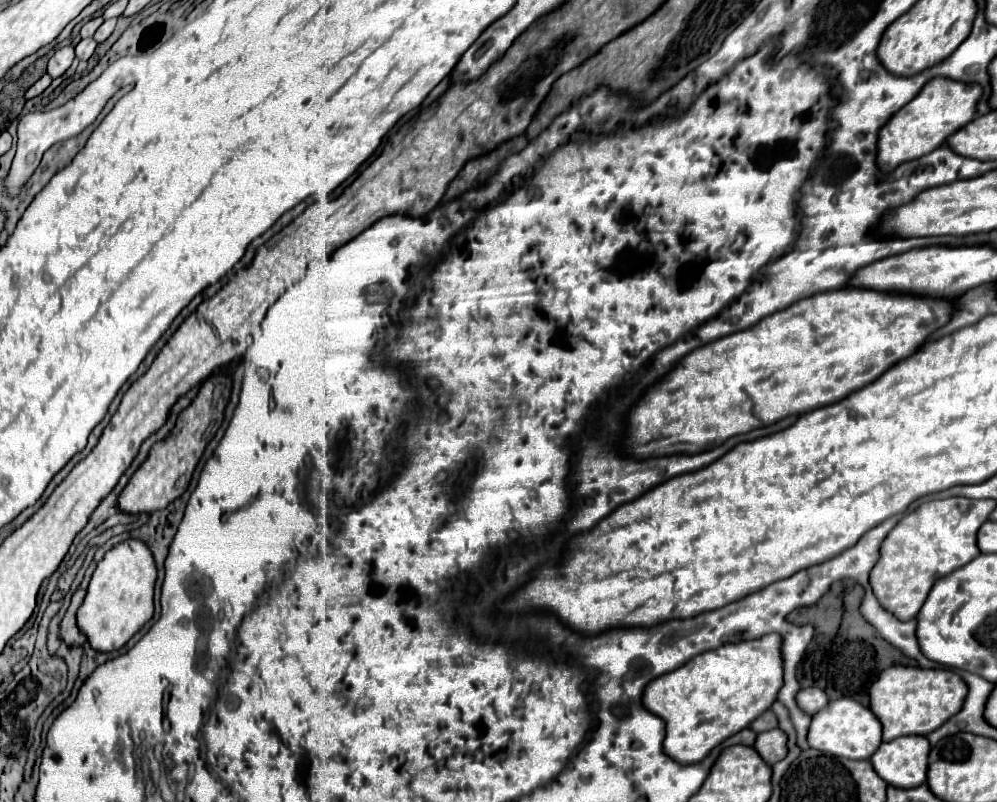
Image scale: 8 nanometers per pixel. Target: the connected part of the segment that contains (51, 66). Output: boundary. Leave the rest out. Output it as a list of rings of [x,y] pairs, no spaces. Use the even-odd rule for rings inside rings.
[[[63,46],[59,50],[55,50],[55,54],[49,58],[49,64],[47,64],[47,74],[51,78],[59,78],[65,74],[65,70],[71,66],[75,58],[75,52],[71,46]]]

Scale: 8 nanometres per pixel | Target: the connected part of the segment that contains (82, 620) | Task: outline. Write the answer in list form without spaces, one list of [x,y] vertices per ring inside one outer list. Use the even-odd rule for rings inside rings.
[[[129,538],[105,554],[93,572],[85,602],[77,612],[79,628],[89,636],[87,640],[95,650],[109,652],[121,648],[145,622],[151,620],[155,580],[157,566],[153,552],[143,540]]]

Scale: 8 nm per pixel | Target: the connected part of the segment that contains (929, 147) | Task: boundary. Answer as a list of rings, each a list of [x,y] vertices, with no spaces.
[[[933,78],[929,80],[919,94],[893,118],[881,128],[881,134],[877,138],[877,168],[881,172],[893,172],[901,162],[909,162],[915,158],[921,158],[969,124],[975,116],[975,106],[977,100],[981,98],[981,86],[979,84],[965,84],[965,82],[955,82],[949,78]]]

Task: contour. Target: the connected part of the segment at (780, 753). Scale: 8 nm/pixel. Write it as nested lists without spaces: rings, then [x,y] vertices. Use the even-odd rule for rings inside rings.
[[[779,728],[769,730],[769,732],[761,732],[761,734],[757,734],[753,748],[759,752],[759,756],[769,766],[773,766],[775,762],[779,762],[787,756],[787,736]]]

